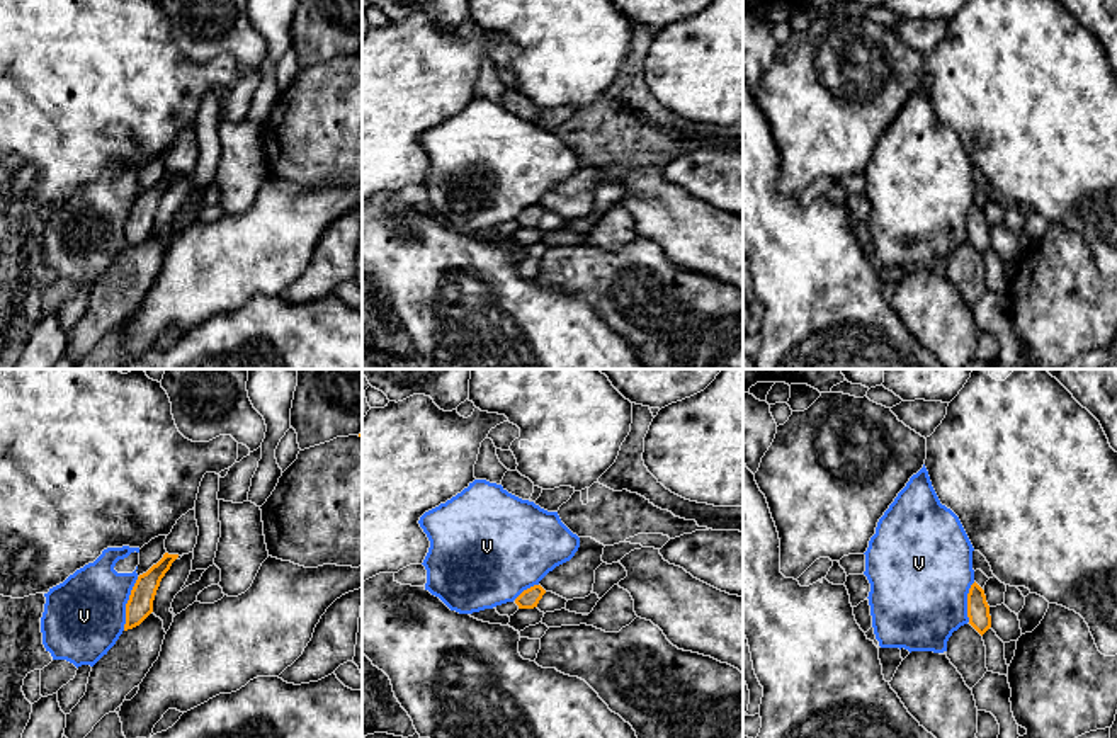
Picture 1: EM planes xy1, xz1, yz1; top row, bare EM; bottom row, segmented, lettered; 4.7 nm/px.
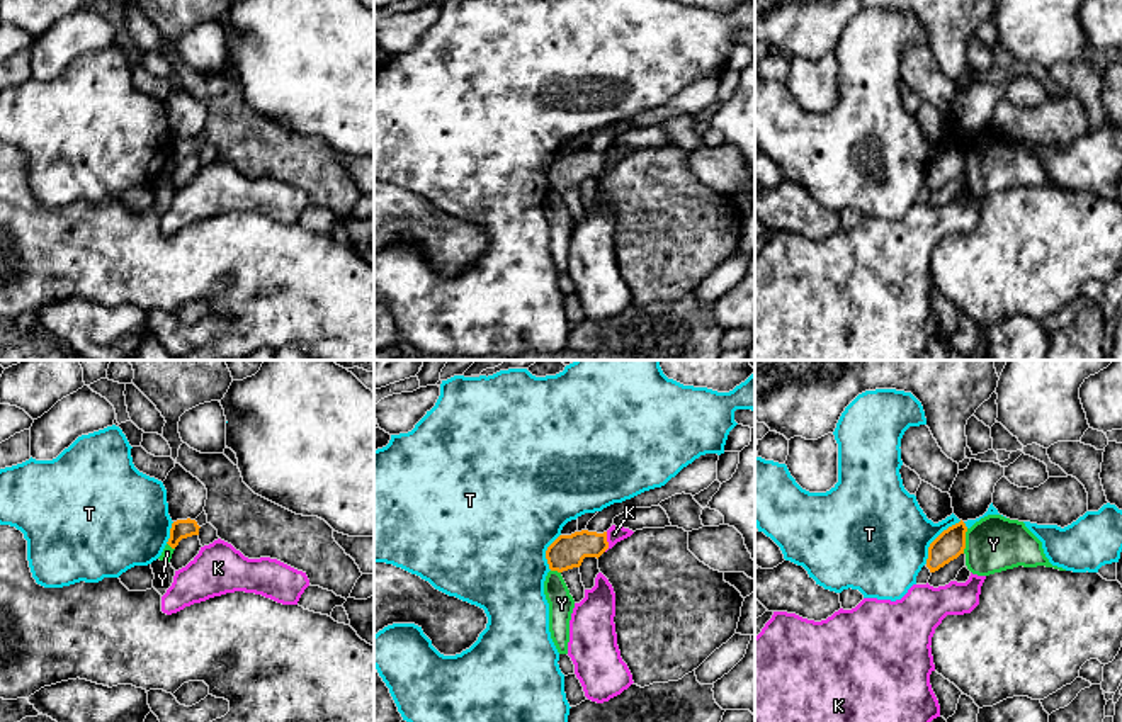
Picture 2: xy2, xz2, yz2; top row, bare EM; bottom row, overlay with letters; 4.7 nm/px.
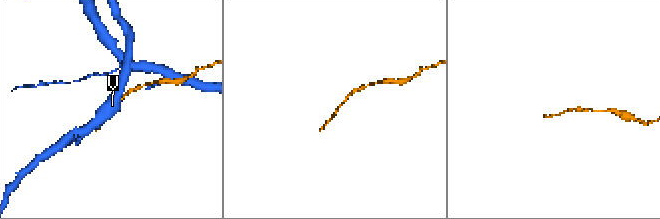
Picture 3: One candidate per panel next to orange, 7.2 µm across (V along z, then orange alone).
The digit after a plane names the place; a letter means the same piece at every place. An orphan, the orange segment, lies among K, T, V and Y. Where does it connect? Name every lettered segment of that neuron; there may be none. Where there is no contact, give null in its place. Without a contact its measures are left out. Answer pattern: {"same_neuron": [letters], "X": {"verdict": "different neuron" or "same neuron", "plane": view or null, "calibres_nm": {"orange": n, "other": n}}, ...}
{"same_neuron": ["V"], "K": {"verdict": "different neuron", "plane": "xz2", "calibres_nm": {"orange": 160, "other": 80}}, "T": {"verdict": "different neuron", "plane": "yz2", "calibres_nm": {"orange": 140, "other": 440}}, "V": {"verdict": "same neuron", "plane": "xy1", "calibres_nm": {"orange": 120, "other": 380}}, "Y": {"verdict": "different neuron", "plane": "yz2", "calibres_nm": {"orange": 140, "other": 260}}}

